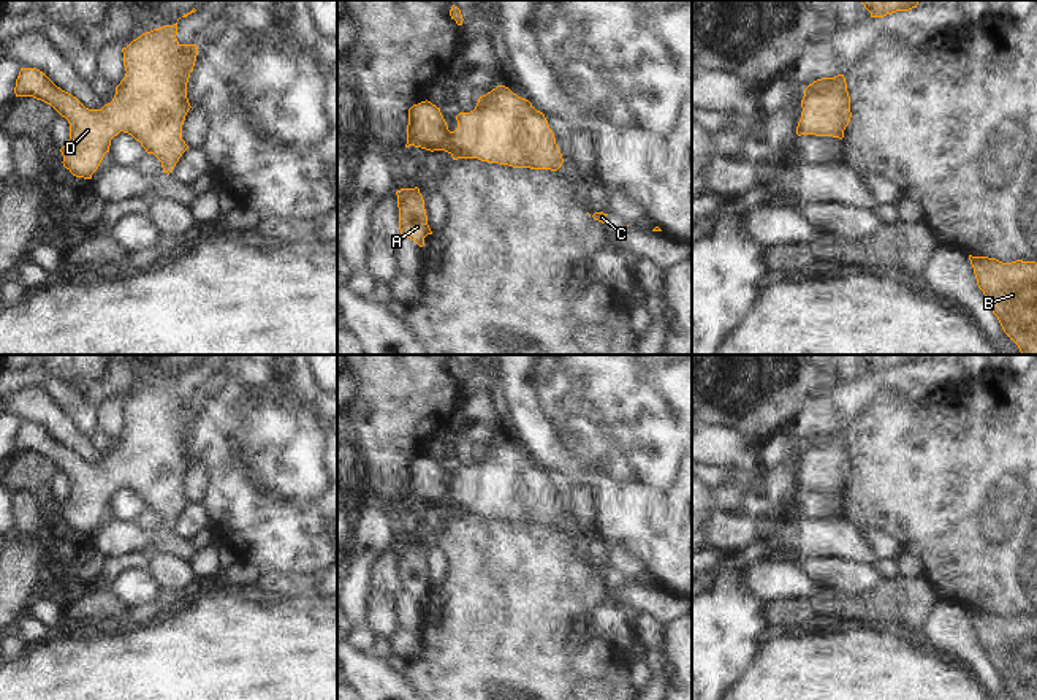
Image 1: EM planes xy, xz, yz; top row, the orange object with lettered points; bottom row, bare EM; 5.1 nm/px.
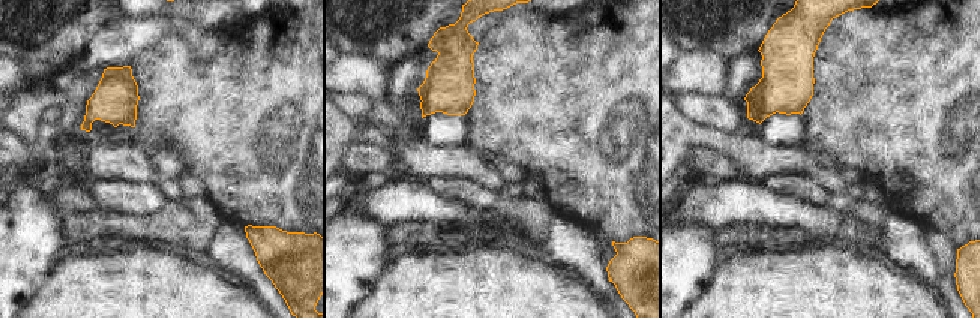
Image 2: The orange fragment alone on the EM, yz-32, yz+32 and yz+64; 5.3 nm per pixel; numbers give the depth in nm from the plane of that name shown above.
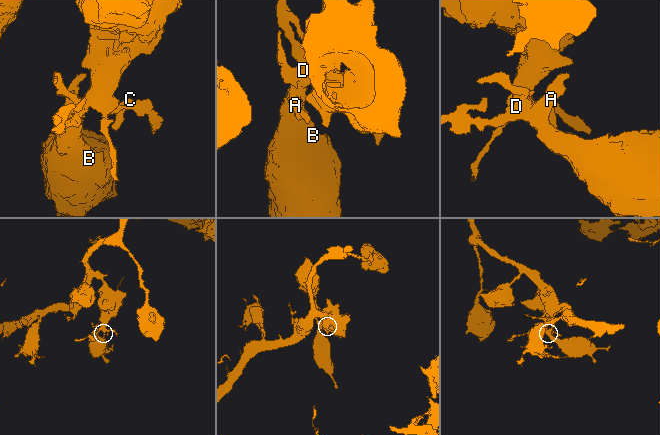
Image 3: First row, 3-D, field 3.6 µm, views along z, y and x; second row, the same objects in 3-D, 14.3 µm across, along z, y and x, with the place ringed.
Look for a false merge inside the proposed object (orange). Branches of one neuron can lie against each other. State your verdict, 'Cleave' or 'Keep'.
Keep.

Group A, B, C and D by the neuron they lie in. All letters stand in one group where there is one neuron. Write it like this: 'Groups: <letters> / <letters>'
Groups: A B C D.

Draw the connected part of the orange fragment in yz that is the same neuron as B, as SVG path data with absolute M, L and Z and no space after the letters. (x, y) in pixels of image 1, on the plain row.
M969 610L978 643L1016 700L1037 700L1037 618Z

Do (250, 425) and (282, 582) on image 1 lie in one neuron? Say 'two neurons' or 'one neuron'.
two neurons

